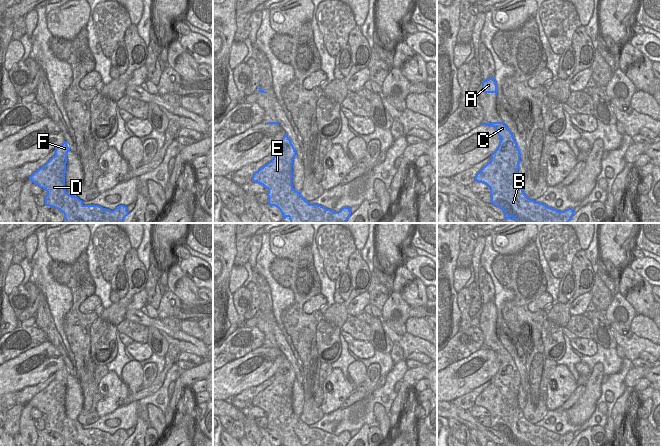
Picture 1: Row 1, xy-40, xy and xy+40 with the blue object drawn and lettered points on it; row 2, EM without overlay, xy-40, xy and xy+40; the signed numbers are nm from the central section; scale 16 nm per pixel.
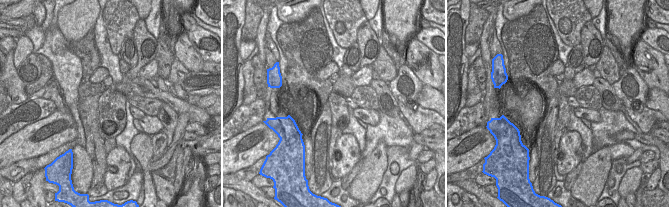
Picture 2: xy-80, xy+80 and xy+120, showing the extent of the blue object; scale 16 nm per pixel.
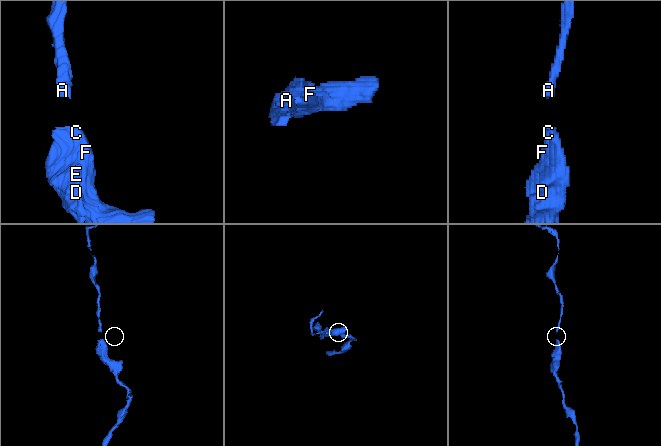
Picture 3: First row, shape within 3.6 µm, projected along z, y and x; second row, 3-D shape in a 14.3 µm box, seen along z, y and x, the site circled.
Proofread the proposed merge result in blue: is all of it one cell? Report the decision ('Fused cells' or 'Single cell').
Single cell

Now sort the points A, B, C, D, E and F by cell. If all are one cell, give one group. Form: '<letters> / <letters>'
A B C D E F

